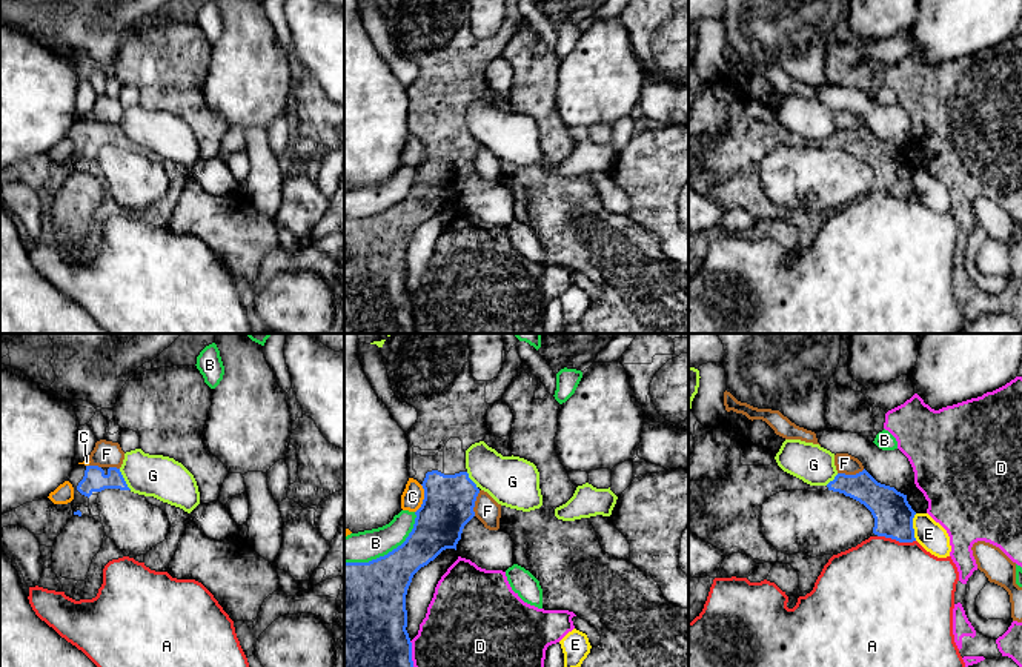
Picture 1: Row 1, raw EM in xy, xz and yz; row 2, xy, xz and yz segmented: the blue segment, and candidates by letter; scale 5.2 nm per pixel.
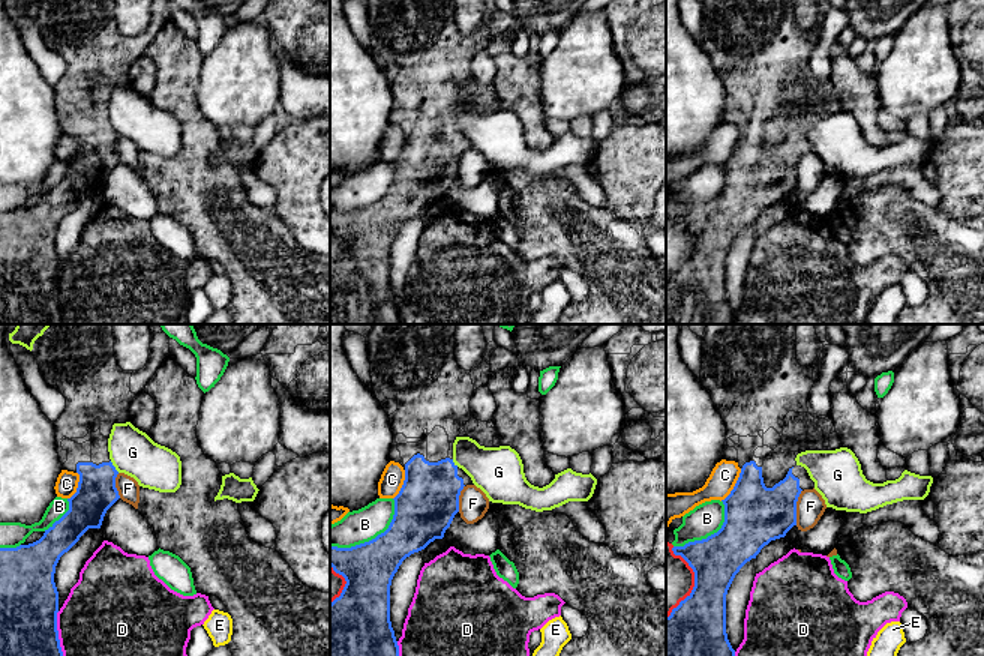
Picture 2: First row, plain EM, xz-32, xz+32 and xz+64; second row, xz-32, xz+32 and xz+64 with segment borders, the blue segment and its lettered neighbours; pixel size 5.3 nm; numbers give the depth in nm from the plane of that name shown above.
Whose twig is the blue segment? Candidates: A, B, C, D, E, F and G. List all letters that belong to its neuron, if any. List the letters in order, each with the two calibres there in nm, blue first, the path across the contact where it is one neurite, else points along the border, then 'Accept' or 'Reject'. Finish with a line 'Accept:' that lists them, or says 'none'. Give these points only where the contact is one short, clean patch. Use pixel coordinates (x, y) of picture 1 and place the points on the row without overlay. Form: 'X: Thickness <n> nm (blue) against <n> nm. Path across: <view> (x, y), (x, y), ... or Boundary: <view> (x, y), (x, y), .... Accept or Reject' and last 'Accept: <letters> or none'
A: Thickness 200 nm (blue) against 500 nm. Reject
B: Thickness 360 nm (blue) against 160 nm. Reject
C: Thickness 260 nm (blue) against 120 nm. Reject
D: Thickness 500 nm (blue) against 480 nm. Reject
E: Thickness 200 nm (blue) against 150 nm. Reject
F: Thickness 190 nm (blue) against 100 nm. Reject
G: Thickness 120 nm (blue) against 220 nm. Boundary: xy (119, 125), (131, 145). Reject
Accept: none

